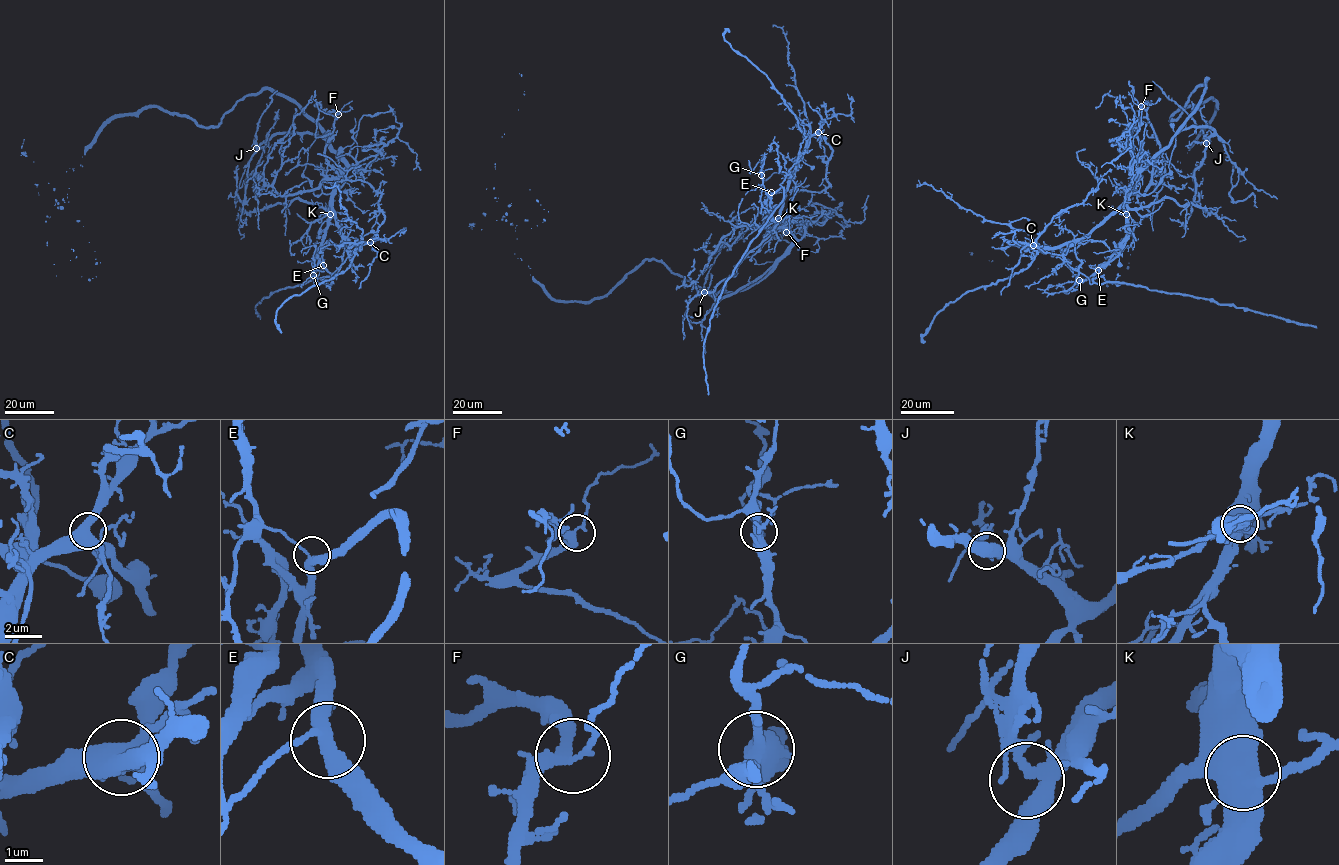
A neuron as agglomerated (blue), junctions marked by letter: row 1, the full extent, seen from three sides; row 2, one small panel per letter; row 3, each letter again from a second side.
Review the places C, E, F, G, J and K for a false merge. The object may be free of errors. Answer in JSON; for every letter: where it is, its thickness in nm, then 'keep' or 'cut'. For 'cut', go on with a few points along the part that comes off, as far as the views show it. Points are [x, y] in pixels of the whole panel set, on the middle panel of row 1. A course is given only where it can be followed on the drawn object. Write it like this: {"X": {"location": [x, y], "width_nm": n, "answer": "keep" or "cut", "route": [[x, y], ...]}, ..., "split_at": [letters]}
{"C": {"location": [818, 132], "width_nm": 500, "answer": "keep"}, "E": {"location": [771, 192], "width_nm": 320, "answer": "keep"}, "F": {"location": [786, 232], "width_nm": 240, "answer": "keep"}, "G": {"location": [761, 175], "width_nm": 400, "answer": "keep"}, "J": {"location": [704, 292], "width_nm": 320, "answer": "keep"}, "K": {"location": [778, 218], "width_nm": 550, "answer": "cut", "route": [[778, 218], [768, 212], [771, 194], [781, 187], [782, 202], [726, 283], [710, 320], [703, 354], [708, 394]]}, "split_at": ["K"]}

